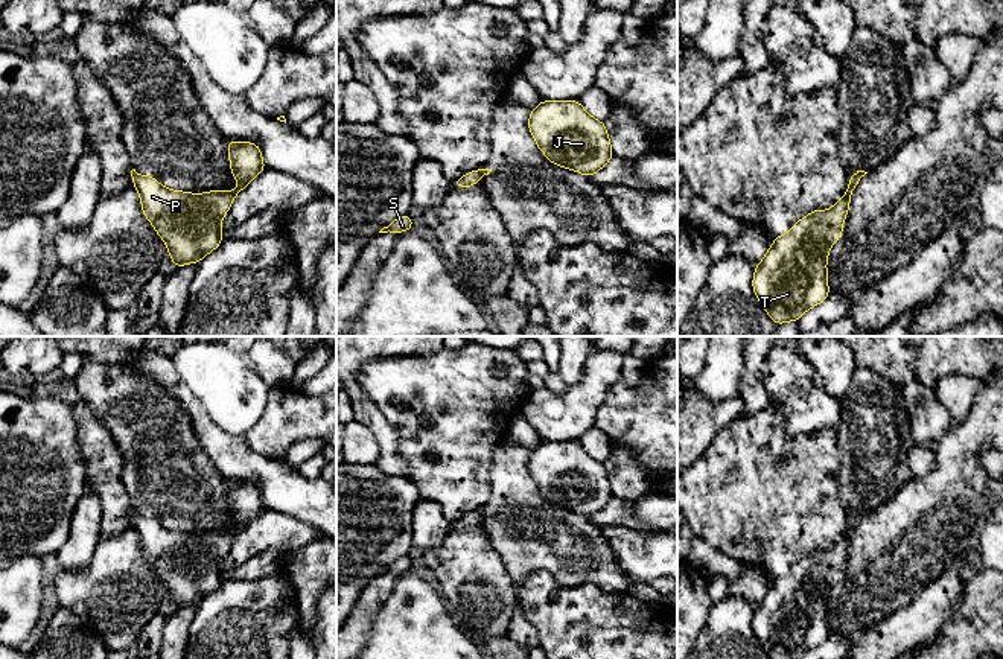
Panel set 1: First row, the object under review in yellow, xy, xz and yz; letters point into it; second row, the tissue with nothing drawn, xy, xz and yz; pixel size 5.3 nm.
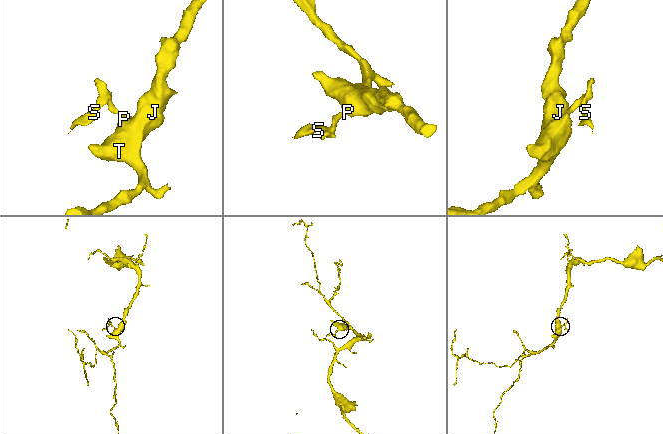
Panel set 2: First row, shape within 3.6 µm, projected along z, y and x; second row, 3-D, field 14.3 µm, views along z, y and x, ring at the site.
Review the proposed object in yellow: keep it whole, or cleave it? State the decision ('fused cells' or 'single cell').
single cell

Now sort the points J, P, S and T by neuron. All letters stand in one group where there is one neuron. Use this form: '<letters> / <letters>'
J P S T

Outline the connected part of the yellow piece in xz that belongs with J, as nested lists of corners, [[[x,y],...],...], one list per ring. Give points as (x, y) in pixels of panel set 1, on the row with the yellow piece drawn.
[[[542,100],[528,117],[528,129],[552,164],[592,177],[613,157],[604,122],[594,119],[578,100]]]

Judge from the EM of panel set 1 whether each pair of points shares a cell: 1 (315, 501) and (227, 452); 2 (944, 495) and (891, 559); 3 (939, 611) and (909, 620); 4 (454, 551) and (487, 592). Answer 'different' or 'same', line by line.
1: same
2: same
3: same
4: same

